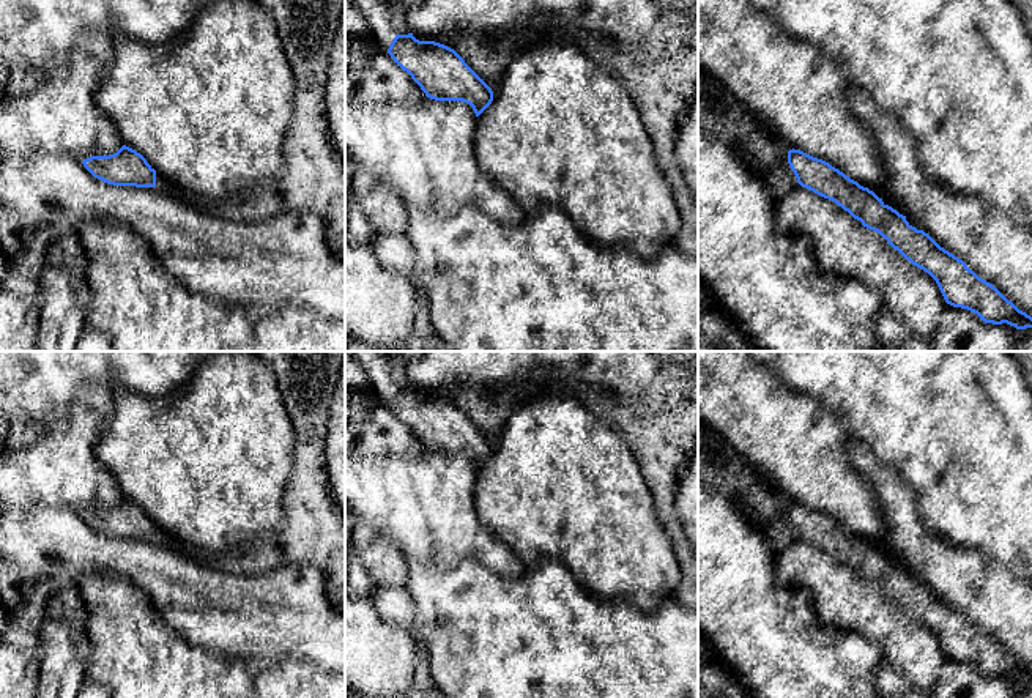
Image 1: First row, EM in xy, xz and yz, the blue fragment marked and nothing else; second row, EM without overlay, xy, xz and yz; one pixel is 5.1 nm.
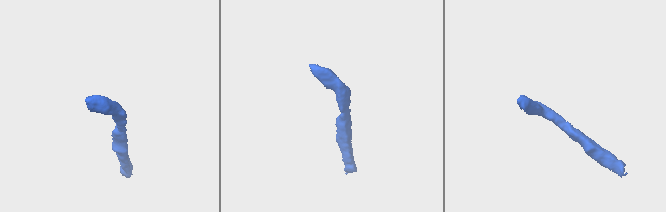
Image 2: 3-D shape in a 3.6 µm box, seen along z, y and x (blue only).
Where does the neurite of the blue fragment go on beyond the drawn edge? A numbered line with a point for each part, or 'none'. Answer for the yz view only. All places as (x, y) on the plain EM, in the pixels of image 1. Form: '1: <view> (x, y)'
none

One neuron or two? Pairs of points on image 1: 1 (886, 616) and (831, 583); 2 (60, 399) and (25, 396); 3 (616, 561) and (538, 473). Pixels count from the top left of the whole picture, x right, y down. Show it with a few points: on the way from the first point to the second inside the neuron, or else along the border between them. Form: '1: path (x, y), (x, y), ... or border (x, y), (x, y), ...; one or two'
1: path (872, 613), (845, 597); one
2: path (52, 396), (33, 396); one
3: path (601, 539), (560, 495); one

